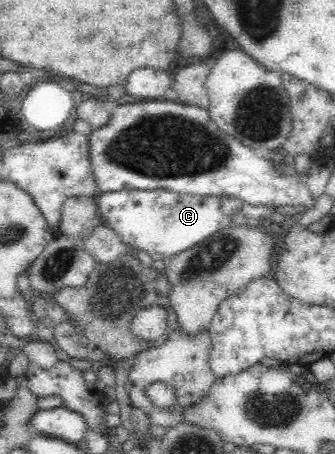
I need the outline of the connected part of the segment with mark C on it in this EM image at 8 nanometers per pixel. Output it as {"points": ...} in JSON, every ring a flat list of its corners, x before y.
{"points":[[133,189,99,193,96,196,97,211,104,225,117,233,119,239,138,250,147,252,153,260,166,260,181,252,186,252,190,247,201,243,218,229,234,225,232,216,241,213,242,203,235,197,202,197,189,193,176,193,166,189]]}

